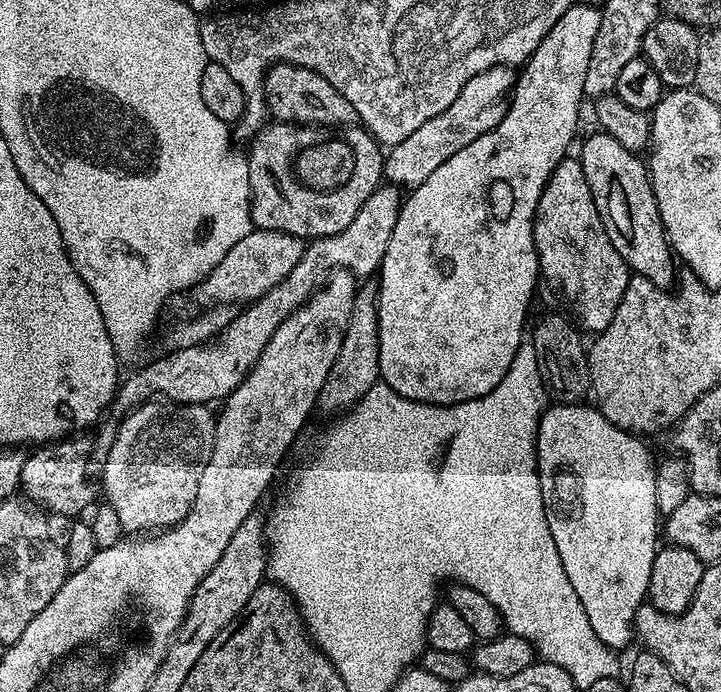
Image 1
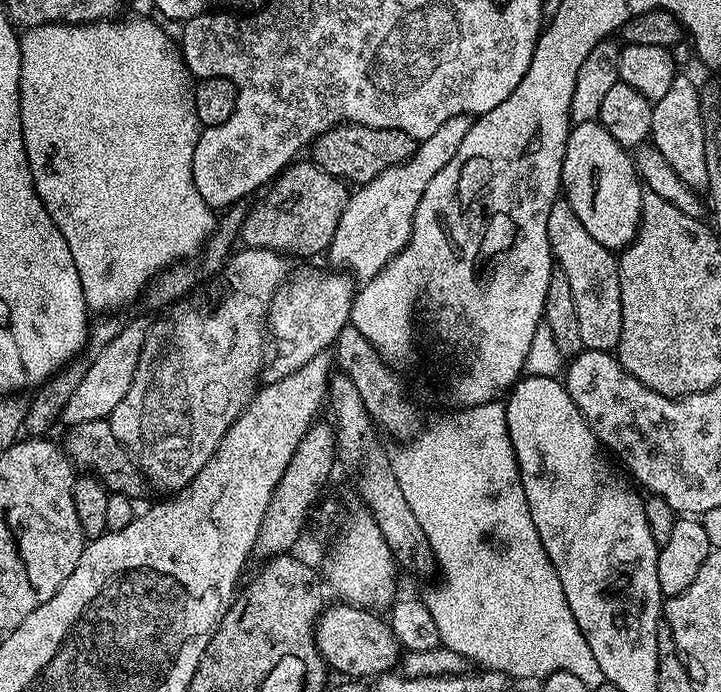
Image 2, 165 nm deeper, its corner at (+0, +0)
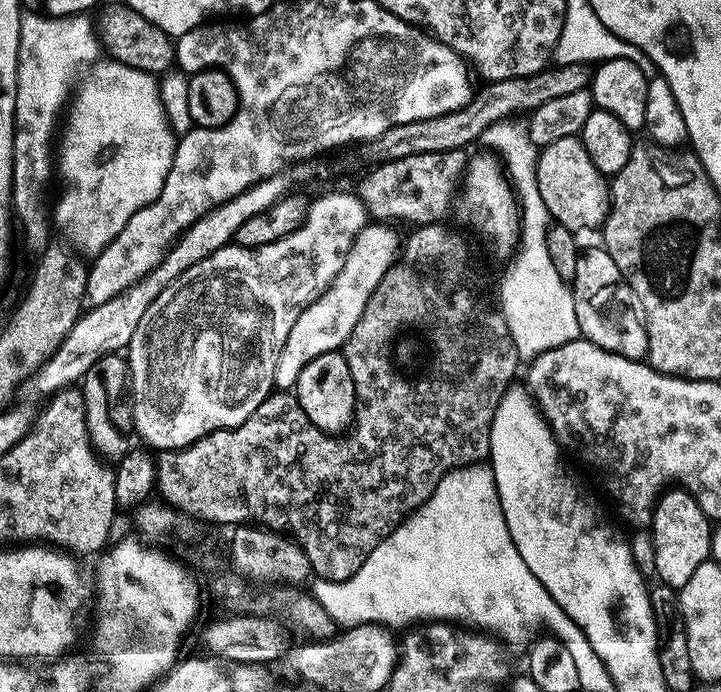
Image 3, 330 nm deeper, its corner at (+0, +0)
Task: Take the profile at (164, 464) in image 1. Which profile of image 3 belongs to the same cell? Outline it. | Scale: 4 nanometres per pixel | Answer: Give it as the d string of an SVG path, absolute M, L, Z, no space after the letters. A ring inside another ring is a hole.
M328 192L325 196L320 196L317 200L313 199L308 208L308 216L304 220L304 224L298 230L294 230L290 235L284 236L281 240L275 240L270 242L266 246L261 248L241 248L239 244L232 242L227 247L222 247L217 250L216 253L210 254L205 260L198 262L194 266L190 266L180 277L174 278L168 286L156 298L154 302L147 306L145 314L142 316L142 320L138 322L138 328L134 331L133 337L130 338L130 342L126 349L126 355L128 355L128 388L132 391L132 400L130 399L130 407L132 410L132 422L136 425L136 436L139 439L144 439L143 443L152 450L175 450L178 448L189 448L194 442L198 442L203 436L208 436L211 432L217 432L223 428L237 428L242 422L246 422L246 418L250 418L250 414L254 414L254 410L258 410L258 406L262 406L262 402L267 396L272 395L274 391L274 385L276 383L276 367L278 366L278 354L282 354L282 346L286 346L286 338L290 338L290 330L294 326L294 322L298 322L298 314L302 314L302 310L306 306L310 306L316 301L319 296L334 282L334 278L338 274L338 270L342 270L344 265L344 254L352 248L352 243L356 241L356 235L364 229L364 225L369 223L370 217L367 210L364 209L364 204L361 202L359 195L353 194L352 196L348 192Z

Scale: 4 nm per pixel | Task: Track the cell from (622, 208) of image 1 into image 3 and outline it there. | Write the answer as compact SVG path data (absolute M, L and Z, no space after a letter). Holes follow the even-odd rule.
M579 136L558 138L543 145L536 157L538 194L546 202L549 217L566 226L571 232L583 233L583 228L599 229L608 217L610 207L610 180L601 174Z

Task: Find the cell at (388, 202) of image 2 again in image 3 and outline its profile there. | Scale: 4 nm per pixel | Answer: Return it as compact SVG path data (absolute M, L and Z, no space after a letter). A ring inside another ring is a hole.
M369 222L356 235L350 251L344 254L342 270L334 278L334 282L310 306L298 314L298 322L290 330L290 338L286 338L286 346L282 346L282 354L278 354L275 387L280 390L295 389L298 374L318 358L318 354L335 352L343 349L348 343L354 326L358 326L358 318L362 318L362 310L366 310L366 302L370 302L370 294L382 282L386 270L402 251L402 236L395 232L388 222Z

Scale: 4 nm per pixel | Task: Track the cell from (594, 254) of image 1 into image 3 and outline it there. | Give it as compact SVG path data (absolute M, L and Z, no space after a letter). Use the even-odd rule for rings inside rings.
M585 247L576 258L576 273L570 282L574 298L574 314L578 318L580 336L602 350L610 350L622 358L644 360L648 355L648 335L644 311L638 294L618 270L614 258L602 247Z

